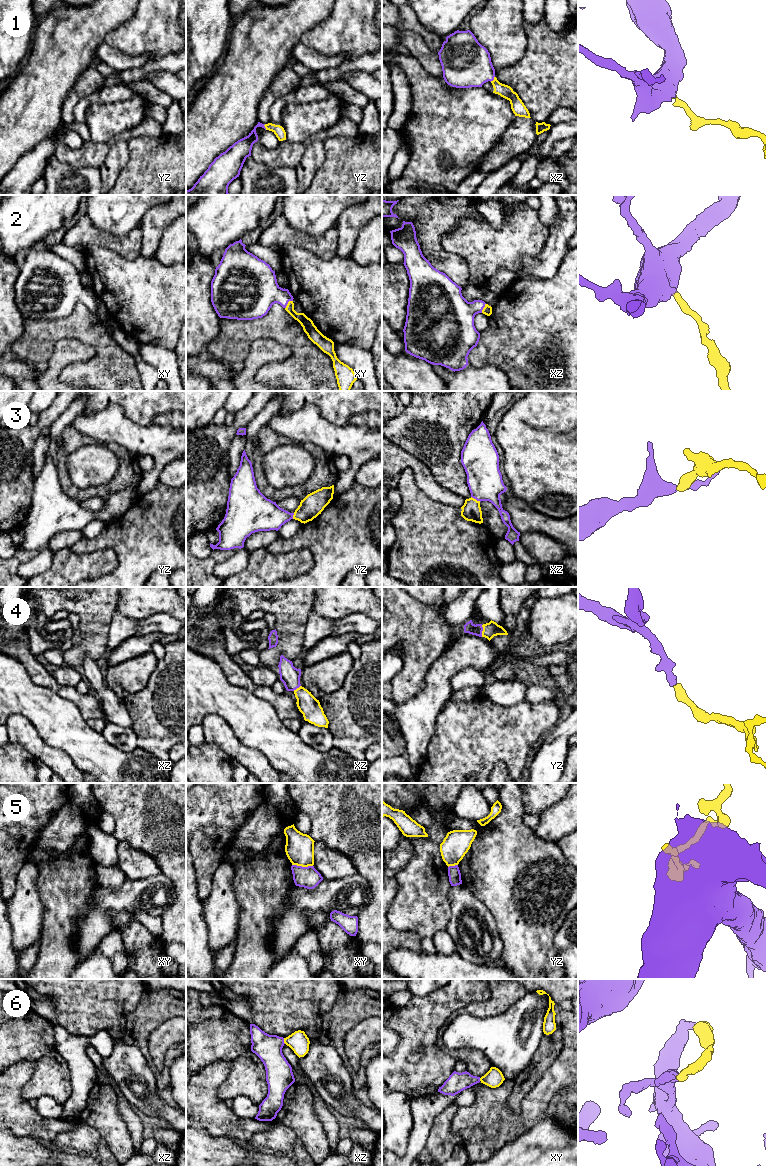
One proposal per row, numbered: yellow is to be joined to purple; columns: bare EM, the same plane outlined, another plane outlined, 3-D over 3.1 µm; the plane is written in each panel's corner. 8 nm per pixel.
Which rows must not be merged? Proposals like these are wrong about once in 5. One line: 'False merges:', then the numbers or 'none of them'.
False merges: 5

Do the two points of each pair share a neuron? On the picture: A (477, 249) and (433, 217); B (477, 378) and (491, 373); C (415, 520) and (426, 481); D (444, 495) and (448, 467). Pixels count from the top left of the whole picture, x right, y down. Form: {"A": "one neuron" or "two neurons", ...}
{"A": "two neurons", "B": "one neuron", "C": "two neurons", "D": "two neurons"}

